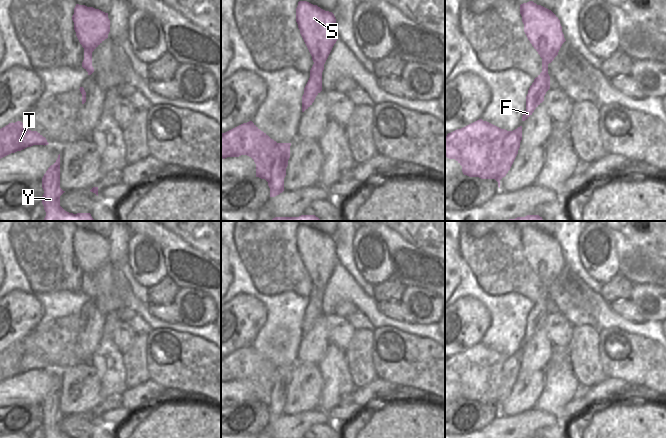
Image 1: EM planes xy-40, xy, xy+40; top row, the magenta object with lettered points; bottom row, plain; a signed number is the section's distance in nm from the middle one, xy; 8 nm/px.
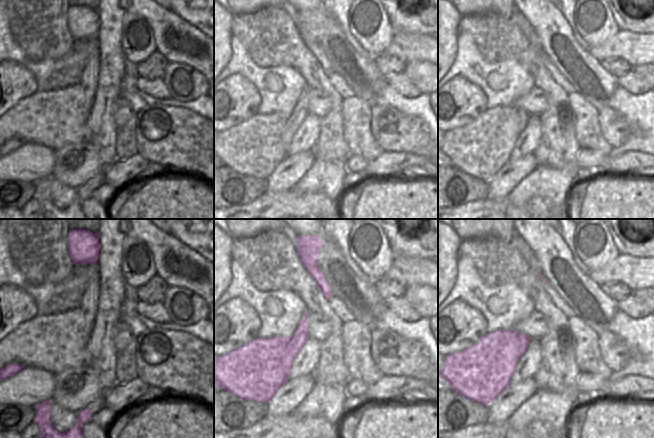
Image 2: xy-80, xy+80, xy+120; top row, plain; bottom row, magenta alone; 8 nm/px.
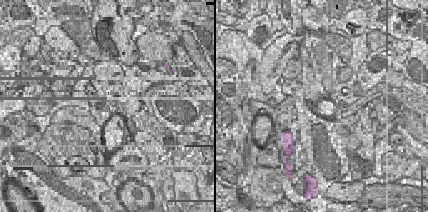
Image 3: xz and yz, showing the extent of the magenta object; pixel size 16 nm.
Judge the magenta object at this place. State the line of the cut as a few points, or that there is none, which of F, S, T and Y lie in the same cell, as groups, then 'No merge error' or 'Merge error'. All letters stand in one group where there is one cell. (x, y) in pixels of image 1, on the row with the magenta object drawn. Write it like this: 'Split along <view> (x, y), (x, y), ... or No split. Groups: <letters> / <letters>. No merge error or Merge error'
No split. Groups: F S T Y. No merge error.

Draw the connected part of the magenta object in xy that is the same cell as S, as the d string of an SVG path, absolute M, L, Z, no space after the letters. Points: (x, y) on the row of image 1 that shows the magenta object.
M307 1L298 2L296 22L314 62L302 96L302 112L304 112L322 91L324 64L338 40L338 34L334 14Z

